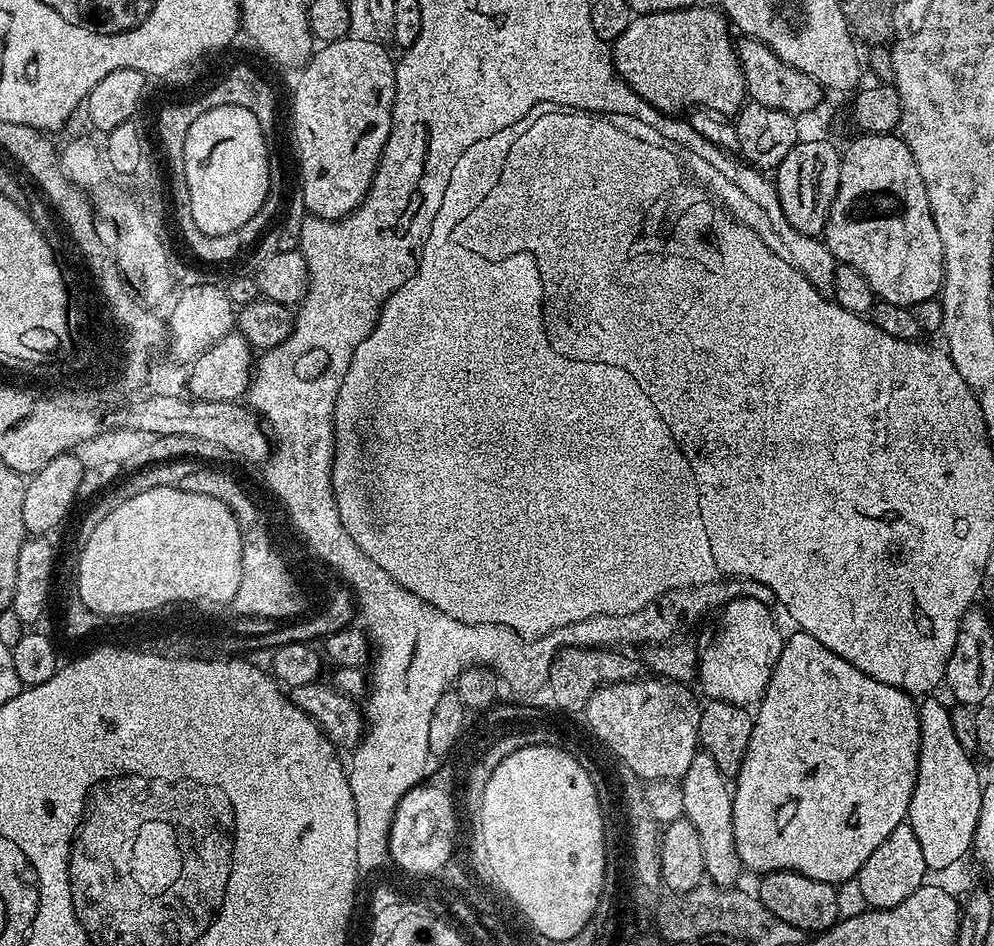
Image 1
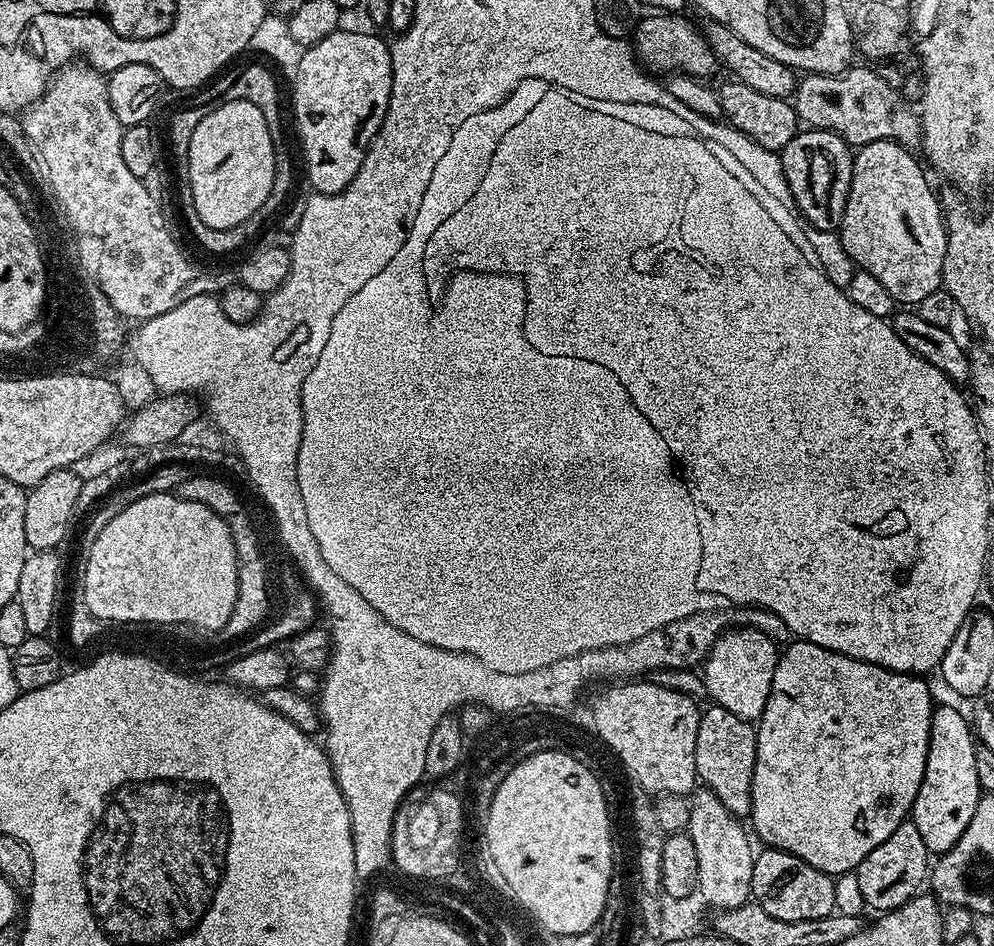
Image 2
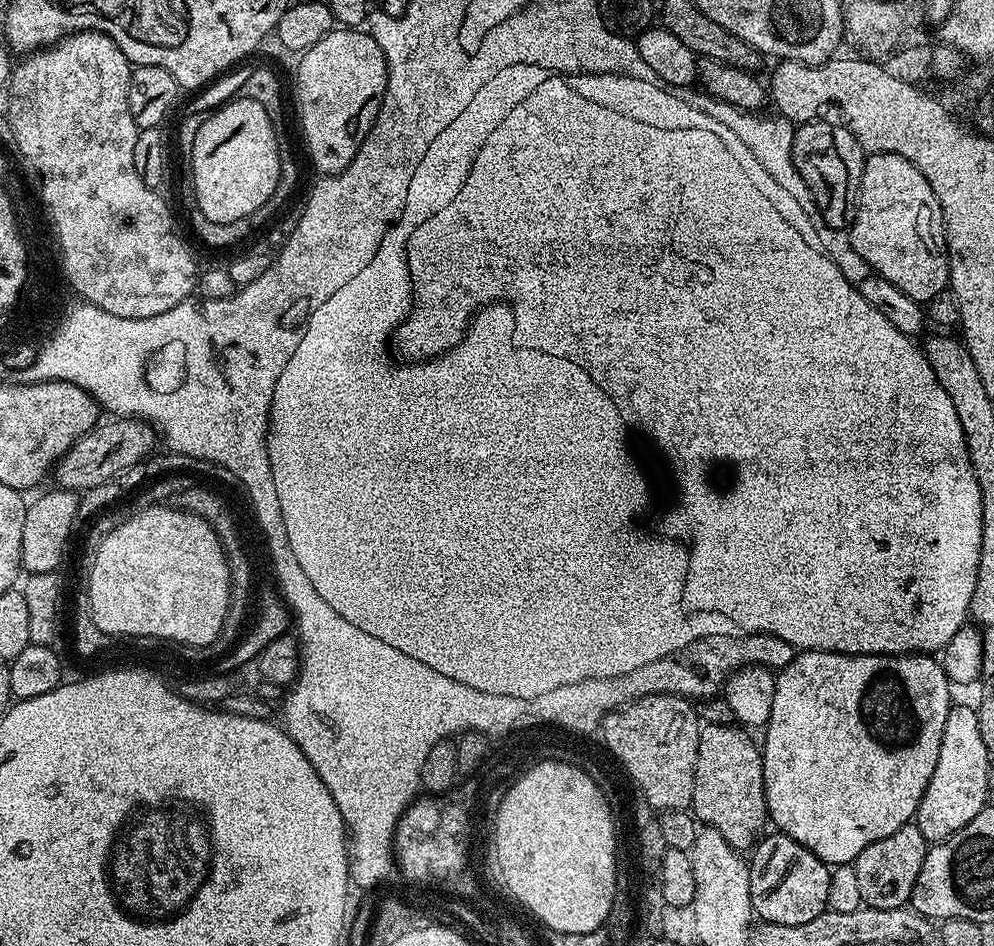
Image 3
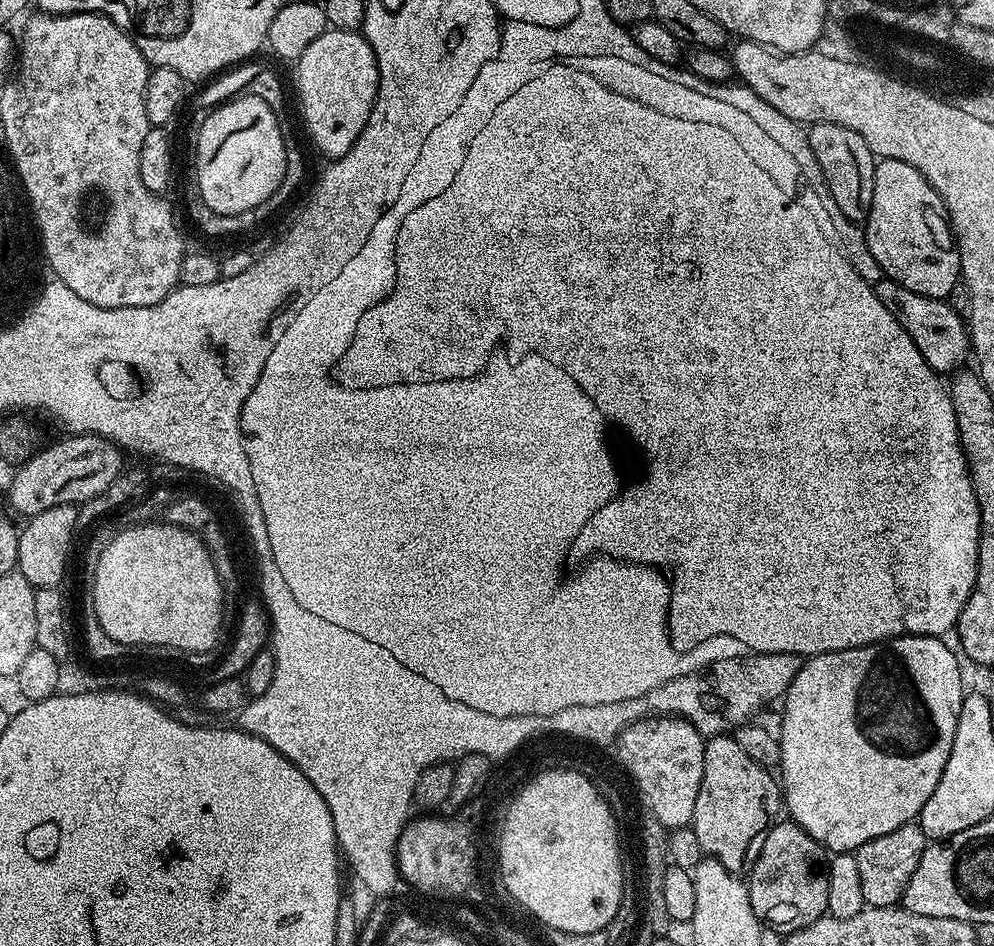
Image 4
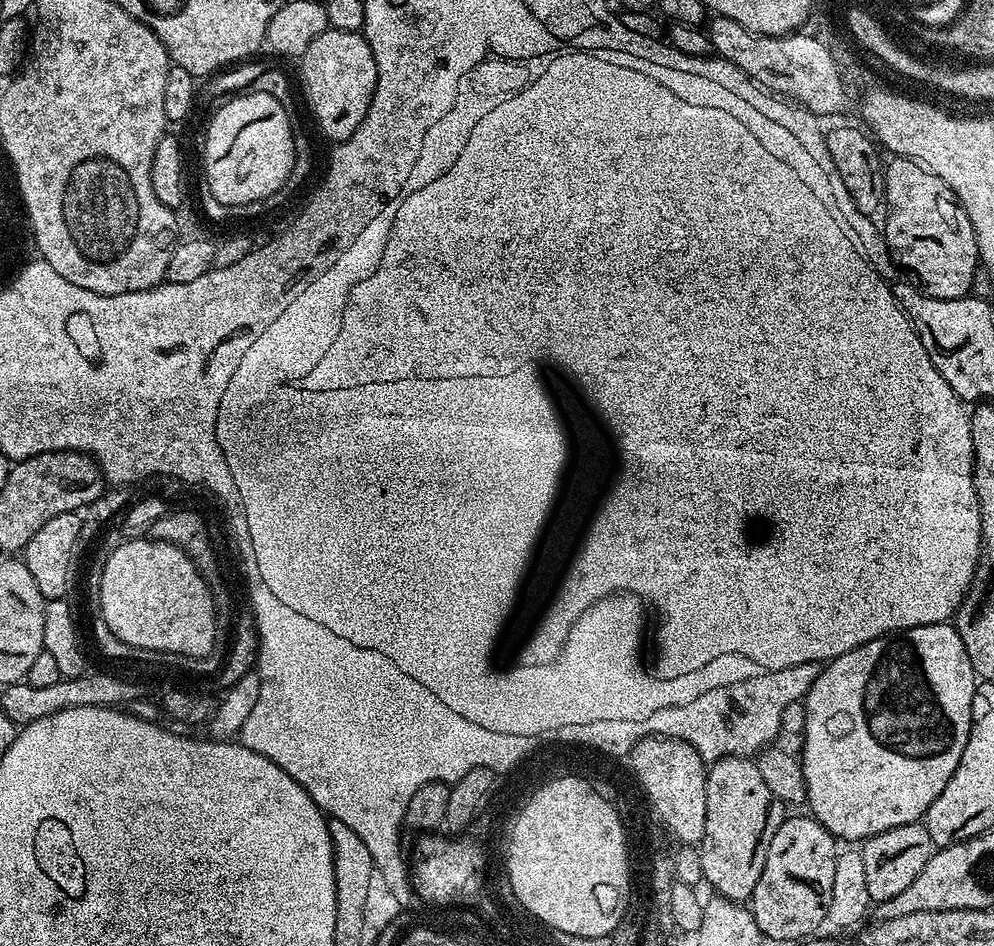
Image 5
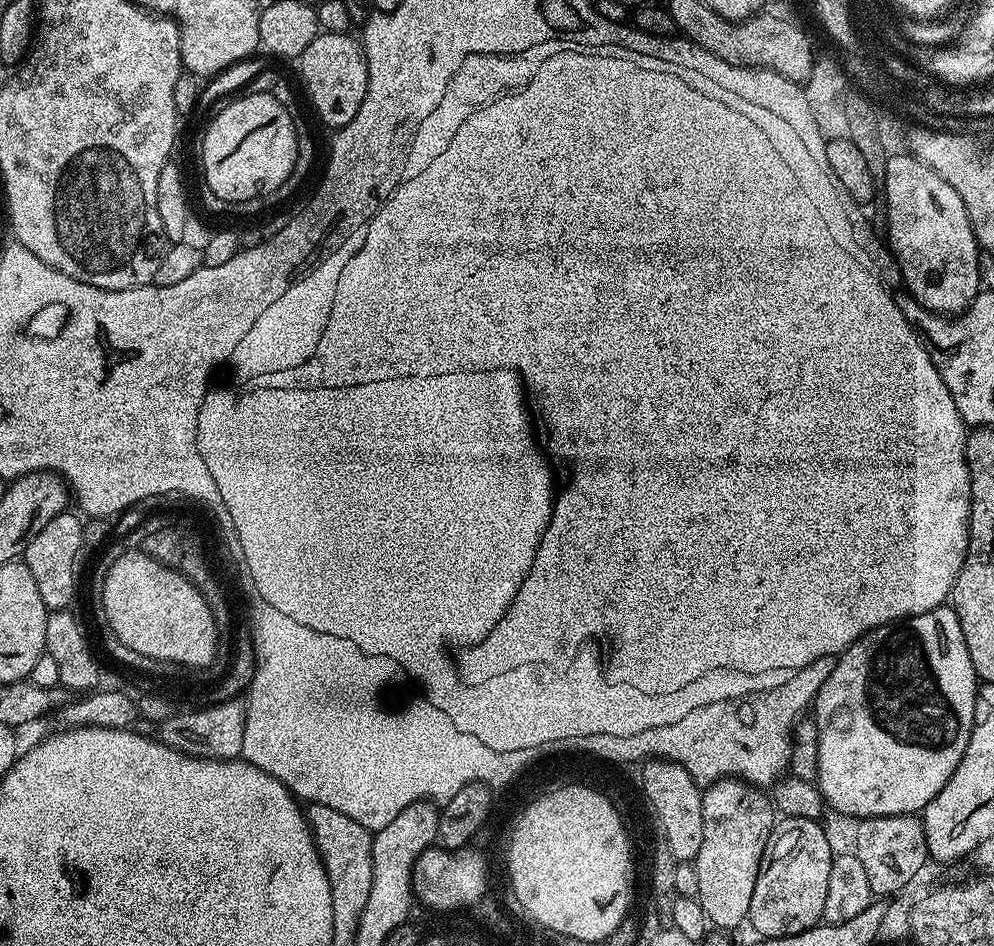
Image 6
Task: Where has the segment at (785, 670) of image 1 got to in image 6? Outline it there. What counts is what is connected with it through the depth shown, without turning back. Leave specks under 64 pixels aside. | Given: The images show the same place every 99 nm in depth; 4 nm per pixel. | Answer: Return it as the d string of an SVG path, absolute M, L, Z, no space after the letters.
M941 606L926 614L912 616L909 620L898 620L894 624L883 624L858 638L846 651L836 657L830 678L822 682L814 701L814 719L817 724L817 772L815 783L824 795L829 809L844 816L867 818L870 816L910 816L923 813L925 806L950 782L962 754L966 754L966 742L970 742L970 730L974 726L974 702L978 677L970 662L970 650L966 650L966 638L962 638L962 626L958 626L958 614L950 606Z

